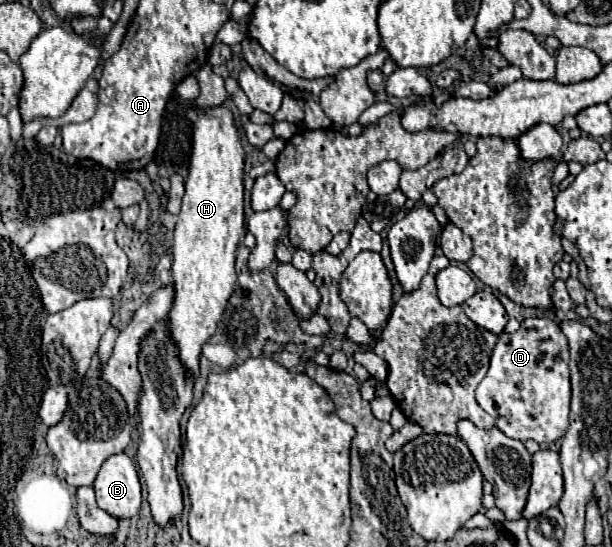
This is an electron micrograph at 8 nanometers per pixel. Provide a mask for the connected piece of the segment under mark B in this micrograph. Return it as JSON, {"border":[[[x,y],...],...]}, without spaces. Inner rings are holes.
{"border":[[[111,455],[95,479],[97,505],[117,519],[131,519],[141,509],[141,485],[135,463],[125,455]]]}

